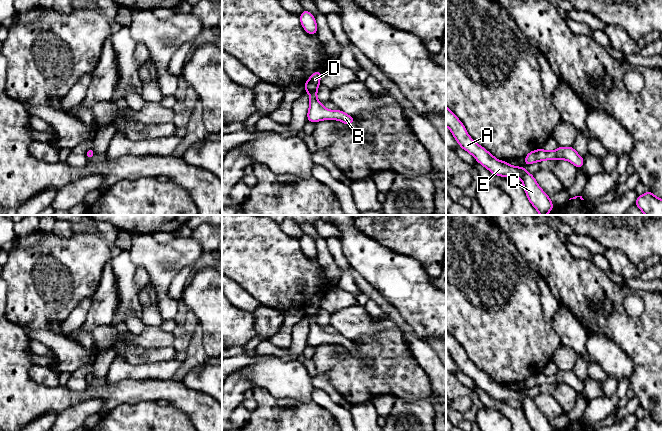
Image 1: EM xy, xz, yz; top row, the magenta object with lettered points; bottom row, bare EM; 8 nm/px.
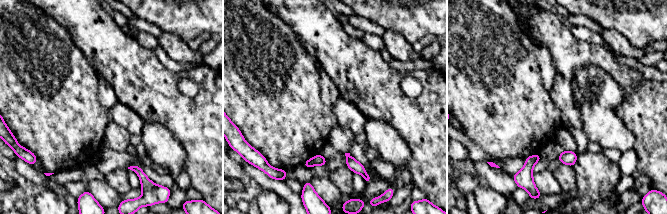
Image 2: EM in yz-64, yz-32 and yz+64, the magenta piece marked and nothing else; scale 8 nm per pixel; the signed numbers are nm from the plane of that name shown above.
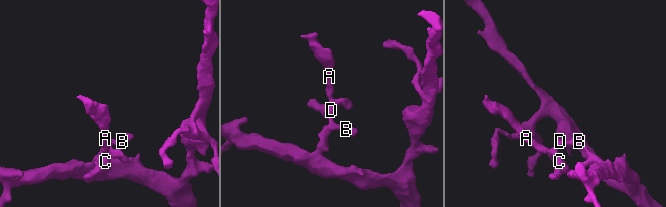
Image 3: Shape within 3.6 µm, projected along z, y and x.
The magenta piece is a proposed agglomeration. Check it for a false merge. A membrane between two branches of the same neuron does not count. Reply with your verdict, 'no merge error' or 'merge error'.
no merge error

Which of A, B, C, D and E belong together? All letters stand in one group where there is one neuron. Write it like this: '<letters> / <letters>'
A B C D E

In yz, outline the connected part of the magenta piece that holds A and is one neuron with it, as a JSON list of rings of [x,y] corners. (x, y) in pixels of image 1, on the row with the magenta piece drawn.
[[[446,105],[446,126],[450,129],[460,147],[469,152],[479,164],[487,168],[492,174],[507,177],[515,176],[522,180],[529,202],[540,215],[547,215],[554,207],[549,196],[540,188],[534,176],[526,169],[511,166],[505,161],[496,159],[484,147],[478,145],[467,133],[463,123]]]

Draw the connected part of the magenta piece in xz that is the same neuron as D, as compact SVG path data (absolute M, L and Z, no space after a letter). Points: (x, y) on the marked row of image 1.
M316 71L311 74L310 78L305 82L304 89L310 96L309 110L307 121L319 122L320 120L339 120L347 125L354 123L353 116L344 113L341 110L329 110L325 108L317 99L317 90L320 85L322 72Z

